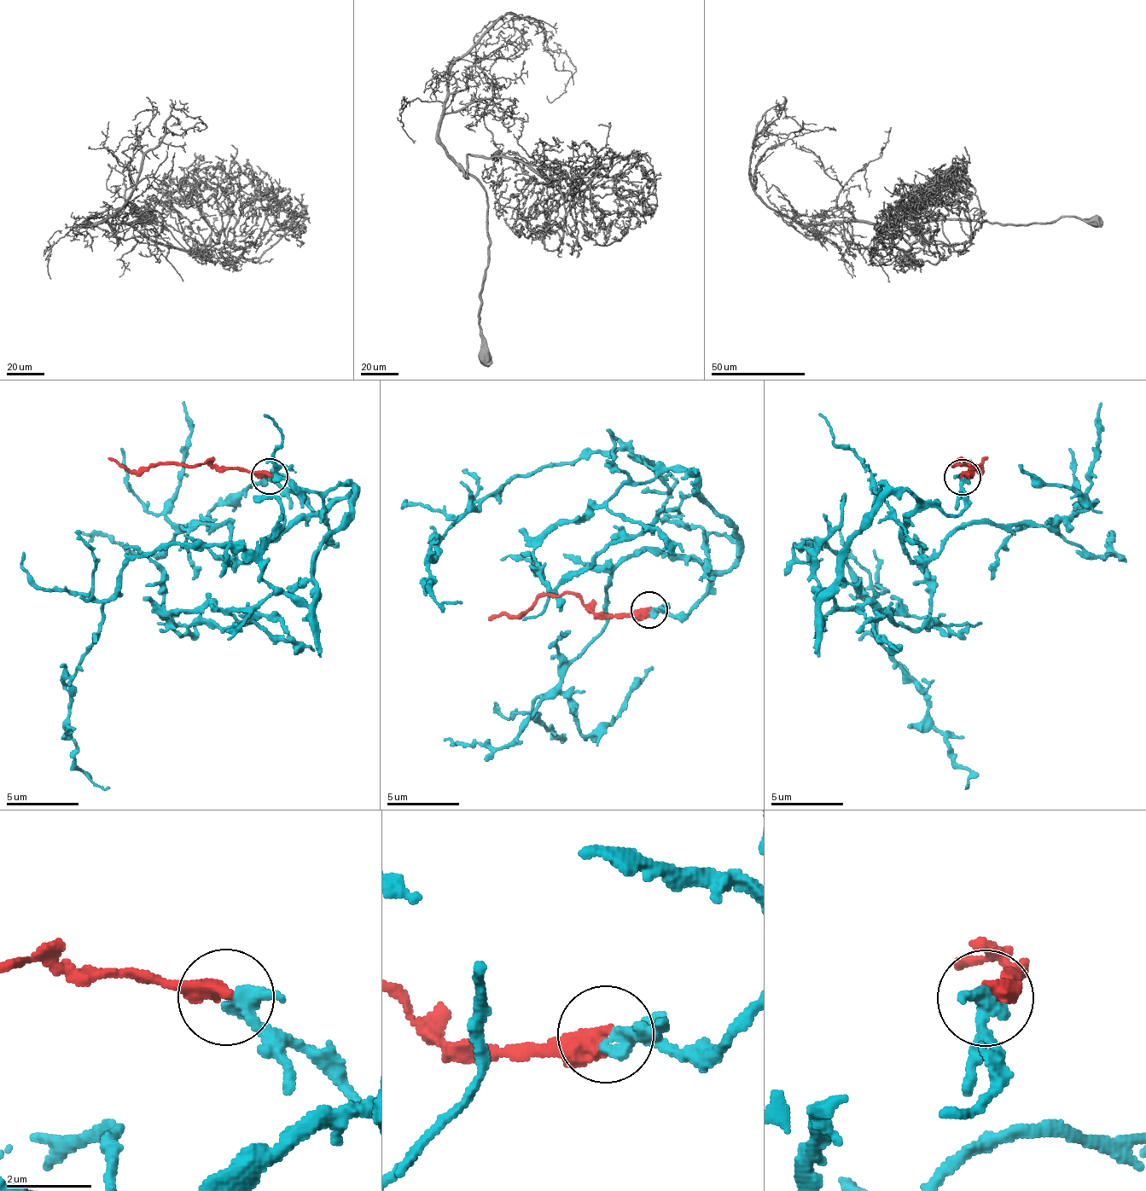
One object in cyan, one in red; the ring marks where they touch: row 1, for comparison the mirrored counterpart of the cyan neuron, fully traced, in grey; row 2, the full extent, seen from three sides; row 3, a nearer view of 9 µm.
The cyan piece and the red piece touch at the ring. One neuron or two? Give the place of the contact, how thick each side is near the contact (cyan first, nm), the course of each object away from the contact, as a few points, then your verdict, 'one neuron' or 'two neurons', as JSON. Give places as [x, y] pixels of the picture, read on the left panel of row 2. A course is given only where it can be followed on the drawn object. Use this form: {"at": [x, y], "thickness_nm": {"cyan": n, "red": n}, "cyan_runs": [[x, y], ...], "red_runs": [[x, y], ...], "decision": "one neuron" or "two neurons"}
{"at": [270, 476], "thickness_nm": {"cyan": 320, "red": 460}, "cyan_runs": [[270, 475], [317, 515], [355, 494], [316, 593], [227, 546], [132, 560], [67, 729], [110, 787]], "red_runs": [[270, 475], [189, 465], [119, 467], [108, 457]], "decision": "one neuron"}

